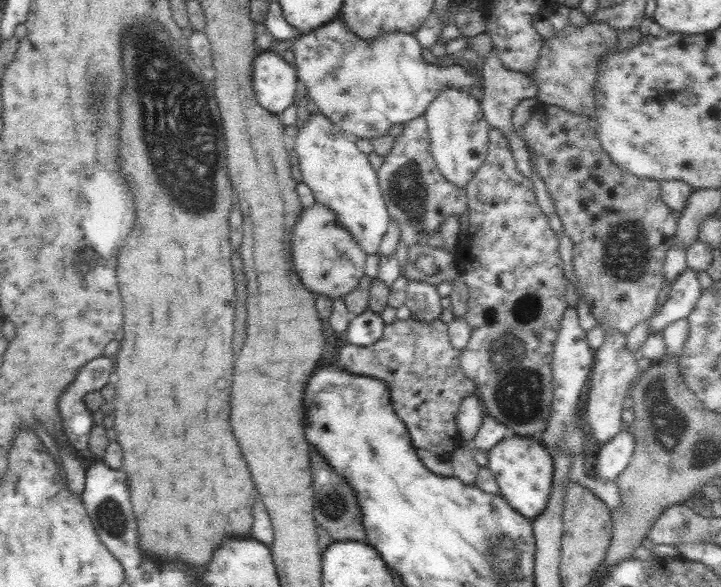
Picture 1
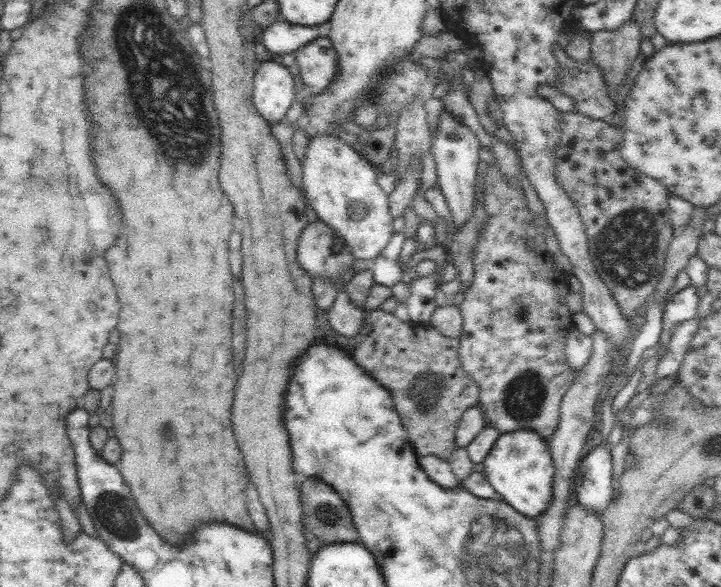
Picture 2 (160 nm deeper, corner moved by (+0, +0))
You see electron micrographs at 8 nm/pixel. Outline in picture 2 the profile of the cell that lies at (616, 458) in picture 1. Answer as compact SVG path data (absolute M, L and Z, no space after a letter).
M610 443L596 446L582 457L573 476L578 502L600 515L611 503L612 474L619 468L612 460L612 447Z

